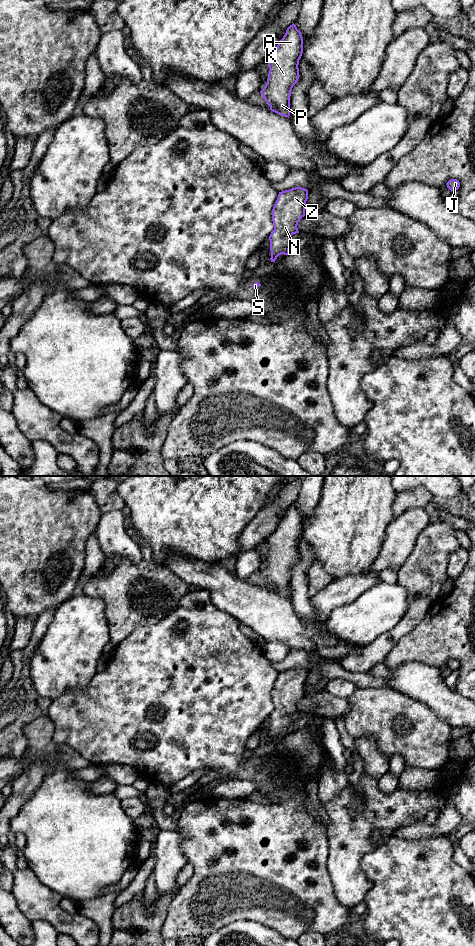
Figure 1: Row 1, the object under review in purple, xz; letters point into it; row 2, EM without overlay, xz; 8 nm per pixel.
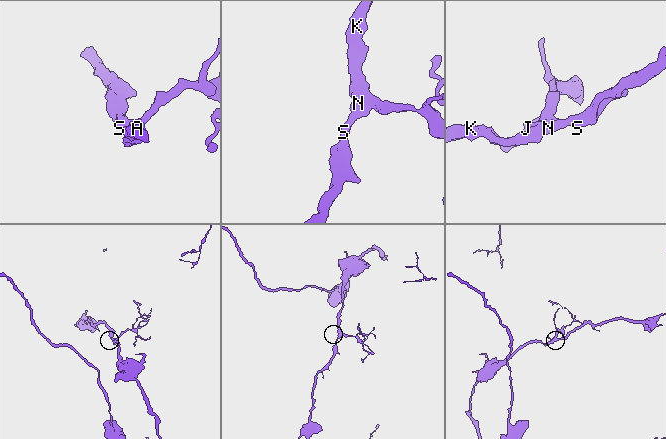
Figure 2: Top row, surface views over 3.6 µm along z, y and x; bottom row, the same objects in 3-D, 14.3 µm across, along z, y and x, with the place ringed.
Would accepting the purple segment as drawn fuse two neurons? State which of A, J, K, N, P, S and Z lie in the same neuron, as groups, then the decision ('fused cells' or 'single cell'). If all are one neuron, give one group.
A J K N P S Z | single cell

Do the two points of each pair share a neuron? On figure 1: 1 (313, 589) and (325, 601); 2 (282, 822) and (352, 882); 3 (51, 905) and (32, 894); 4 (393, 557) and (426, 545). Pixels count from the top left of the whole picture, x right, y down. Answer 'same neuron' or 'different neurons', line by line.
1: different neurons
2: different neurons
3: same neuron
4: different neurons

